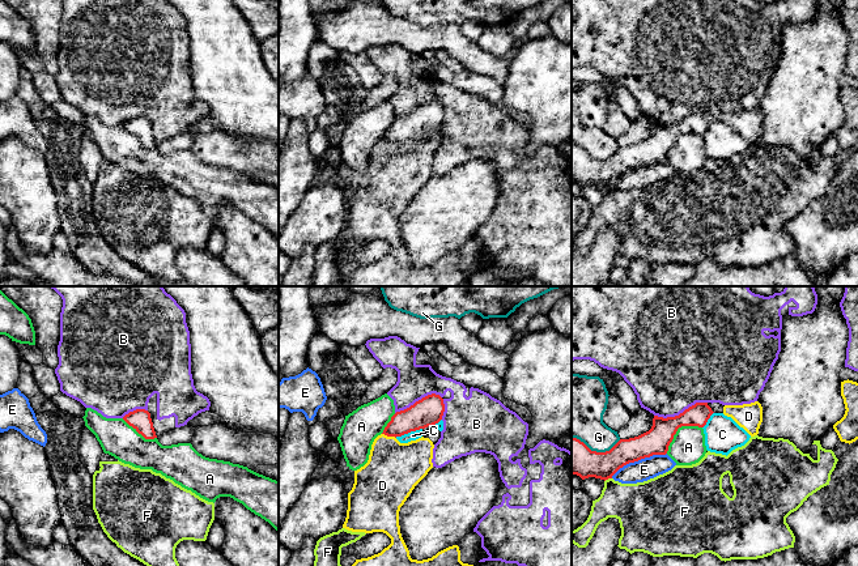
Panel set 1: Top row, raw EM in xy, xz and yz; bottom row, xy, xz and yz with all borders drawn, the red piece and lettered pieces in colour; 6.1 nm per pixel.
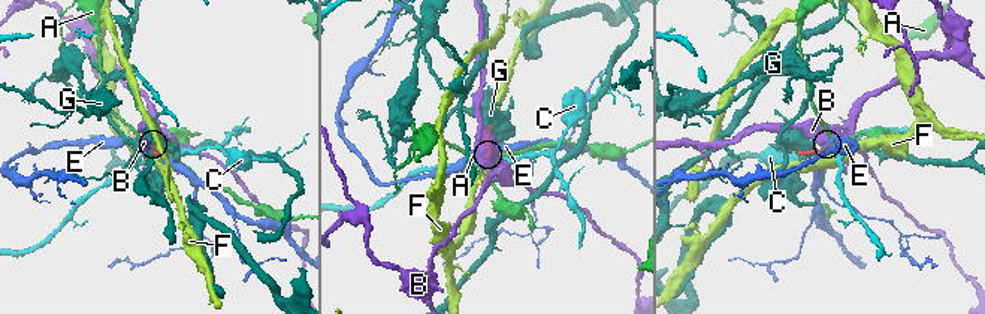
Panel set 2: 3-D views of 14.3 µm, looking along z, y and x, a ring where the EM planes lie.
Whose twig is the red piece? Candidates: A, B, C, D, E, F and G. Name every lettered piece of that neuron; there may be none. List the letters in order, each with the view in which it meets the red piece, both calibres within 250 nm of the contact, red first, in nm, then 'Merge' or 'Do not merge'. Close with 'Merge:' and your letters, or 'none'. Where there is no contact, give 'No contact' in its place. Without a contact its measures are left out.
A: Touches red in yz. Thickness 160 nm (red) against 220 nm. Do not merge
B: Touches red in xz. Thickness 180 nm (red) against 220 nm. Do not merge
C: Touches red in xz. Thickness 180 nm (red) against 60 nm. Do not merge
D: Touches red in xz. Thickness 170 nm (red) against 340 nm. Merge
E: Touches red in yz. Thickness 170 nm (red) against 140 nm. Do not merge
F: Touches red in yz. Thickness 220 nm (red) against 280 nm. Do not merge
G: Touches red in yz. Thickness 220 nm (red) against 280 nm. Do not merge
Merge: D

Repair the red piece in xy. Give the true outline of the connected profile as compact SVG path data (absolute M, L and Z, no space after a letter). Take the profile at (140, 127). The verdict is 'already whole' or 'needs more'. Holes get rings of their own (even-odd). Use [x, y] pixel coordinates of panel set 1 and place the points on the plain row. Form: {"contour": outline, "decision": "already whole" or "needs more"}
{"contour": "M136 116L123 124L123 127L132 133L145 146L157 145L150 120L145 116Z", "decision": "already whole"}

